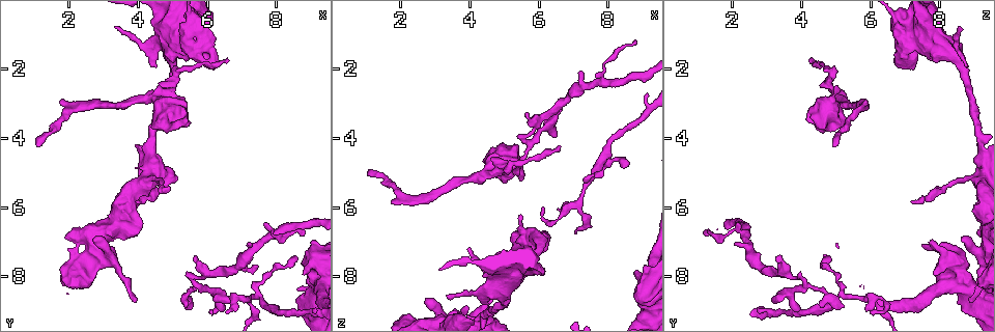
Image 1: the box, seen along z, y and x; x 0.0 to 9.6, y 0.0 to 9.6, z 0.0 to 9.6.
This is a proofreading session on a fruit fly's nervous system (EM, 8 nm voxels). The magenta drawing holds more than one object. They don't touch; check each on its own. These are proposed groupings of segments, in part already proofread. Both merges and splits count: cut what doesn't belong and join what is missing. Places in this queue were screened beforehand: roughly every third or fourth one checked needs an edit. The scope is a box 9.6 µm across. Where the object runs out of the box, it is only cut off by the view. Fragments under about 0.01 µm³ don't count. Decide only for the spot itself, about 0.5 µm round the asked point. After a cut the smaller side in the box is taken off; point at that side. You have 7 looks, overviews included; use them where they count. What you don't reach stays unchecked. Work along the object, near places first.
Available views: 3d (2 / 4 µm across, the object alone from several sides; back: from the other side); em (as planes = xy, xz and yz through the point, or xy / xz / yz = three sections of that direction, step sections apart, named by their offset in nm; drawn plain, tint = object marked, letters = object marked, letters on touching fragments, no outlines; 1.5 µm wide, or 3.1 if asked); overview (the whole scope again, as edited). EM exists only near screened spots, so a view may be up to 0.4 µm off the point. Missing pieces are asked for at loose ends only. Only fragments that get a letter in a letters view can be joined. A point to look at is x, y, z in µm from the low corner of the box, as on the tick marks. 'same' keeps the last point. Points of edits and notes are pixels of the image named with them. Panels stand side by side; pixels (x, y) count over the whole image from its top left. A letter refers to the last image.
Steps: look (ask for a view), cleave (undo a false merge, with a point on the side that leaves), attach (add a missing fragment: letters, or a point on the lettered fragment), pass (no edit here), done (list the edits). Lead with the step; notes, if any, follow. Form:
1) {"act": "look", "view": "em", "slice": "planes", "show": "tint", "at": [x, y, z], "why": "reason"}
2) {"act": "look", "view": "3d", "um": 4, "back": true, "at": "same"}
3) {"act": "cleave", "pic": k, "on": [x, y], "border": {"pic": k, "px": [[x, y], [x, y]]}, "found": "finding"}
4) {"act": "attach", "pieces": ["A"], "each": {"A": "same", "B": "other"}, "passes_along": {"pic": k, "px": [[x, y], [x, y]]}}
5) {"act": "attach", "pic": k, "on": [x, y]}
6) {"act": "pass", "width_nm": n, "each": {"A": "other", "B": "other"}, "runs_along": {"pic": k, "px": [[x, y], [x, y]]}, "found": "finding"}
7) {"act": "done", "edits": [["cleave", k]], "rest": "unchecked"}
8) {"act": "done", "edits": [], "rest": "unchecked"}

{"act": "look", "view": "em", "slice": "planes", "show": "letters", "at": [1.10, 4.25, 4.95], "why": "branch stops here"}

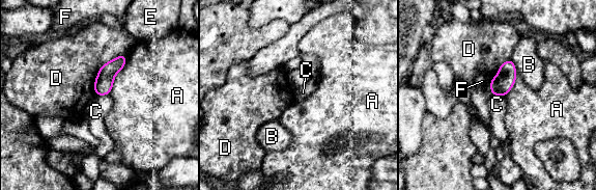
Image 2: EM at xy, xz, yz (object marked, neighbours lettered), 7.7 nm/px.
{"act": "pass", "width_nm": 140, "each": {"A": "other", "B": "other", "C": "other", "D": "other", "E": "other", "F": "other"}, "found": "no lettered fragment goes on from it"}

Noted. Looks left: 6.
{"act": "look", "view": "em", "slice": "planes", "show": "letters", "at": [3.95, 5.80, 7.10], "why": "an open end"}

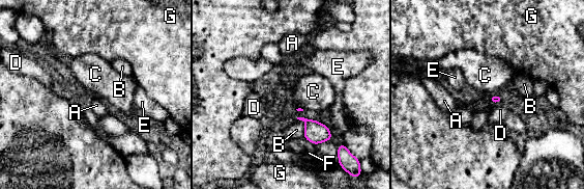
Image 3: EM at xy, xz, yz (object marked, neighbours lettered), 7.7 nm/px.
{"act": "attach", "pieces": ["A"], "each": {"A": "same", "B": "other", "C": "other", "D": "other", "E": "other", "F": "other", "G": "other"}, "passes_along": {"pic": 3, "px": [[494, 99], [490, 100], [482, 104]]}, "found": "it goes on there"}

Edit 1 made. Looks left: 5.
{"act": "look", "view": "3d", "um": 2, "at": [7.15, 7.00, 2.15], "why": "tapers out"}

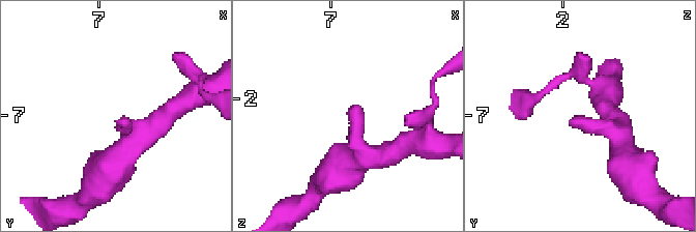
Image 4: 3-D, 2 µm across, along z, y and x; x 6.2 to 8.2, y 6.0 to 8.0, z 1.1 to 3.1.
{"act": "look", "view": "em", "slice": "yz", "step": 8, "show": "tint", "at": [7.18, 7.04, 2.10], "arm_widths_nm": [220, 340]}

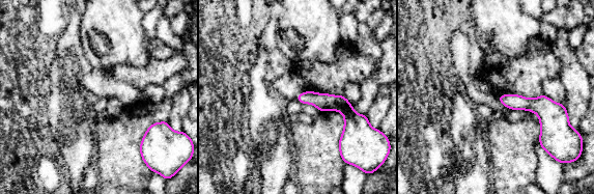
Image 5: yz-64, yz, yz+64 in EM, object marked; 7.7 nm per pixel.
{"act": "look", "view": "em", "slice": "planes", "show": "letters", "at": "same"}

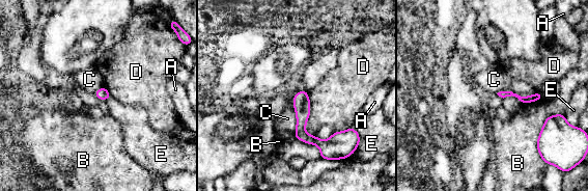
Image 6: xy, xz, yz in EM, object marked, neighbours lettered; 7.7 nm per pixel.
{"act": "pass", "each": {"A": "other", "B": "other", "C": "other", "D": "other", "E": "other"}, "runs_along": {"pic": 6, "px": [[301, 93], [301, 132], [329, 149]]}, "found": "none of them fits"}

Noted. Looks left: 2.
{"act": "done", "edits": [["attach", 3]], "rest": "unchecked"}

